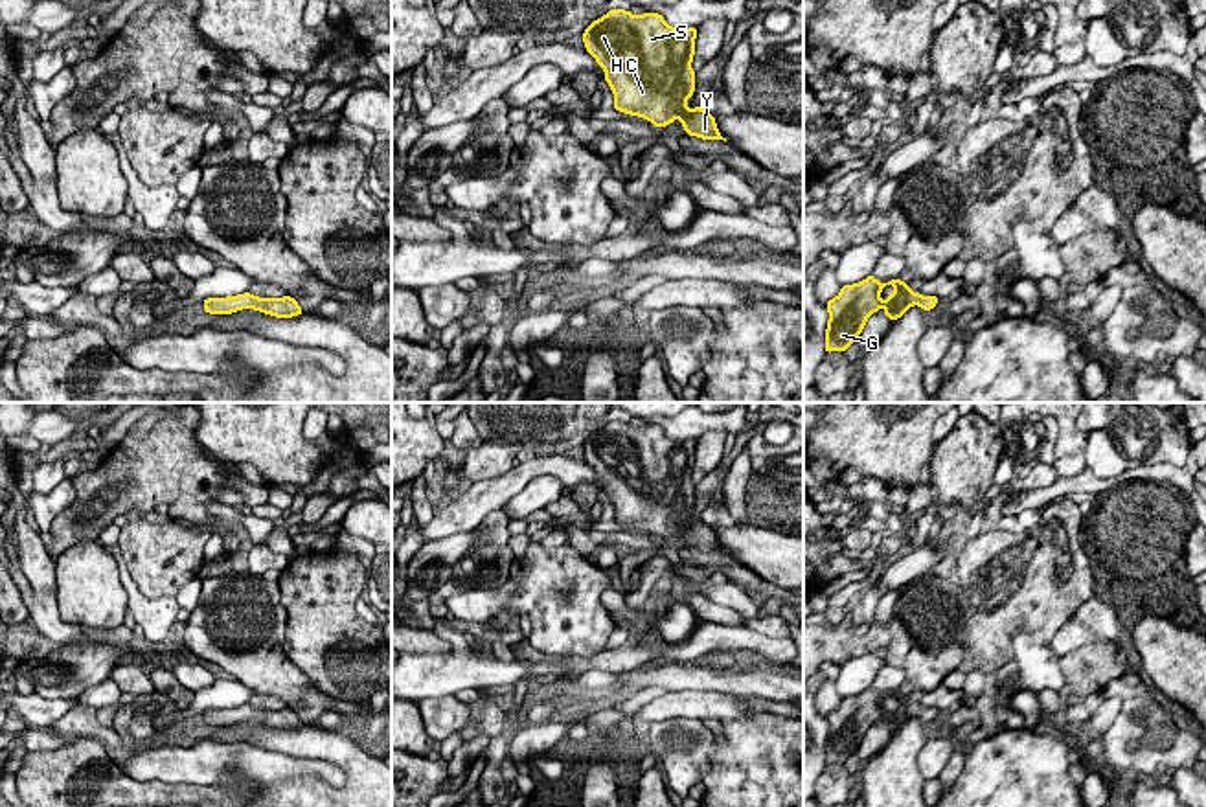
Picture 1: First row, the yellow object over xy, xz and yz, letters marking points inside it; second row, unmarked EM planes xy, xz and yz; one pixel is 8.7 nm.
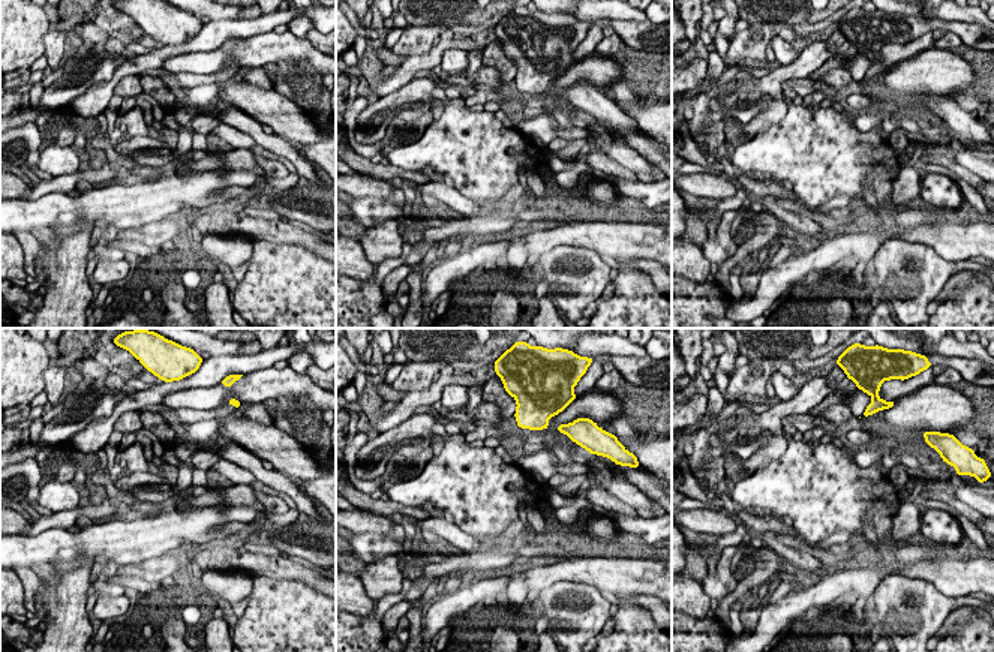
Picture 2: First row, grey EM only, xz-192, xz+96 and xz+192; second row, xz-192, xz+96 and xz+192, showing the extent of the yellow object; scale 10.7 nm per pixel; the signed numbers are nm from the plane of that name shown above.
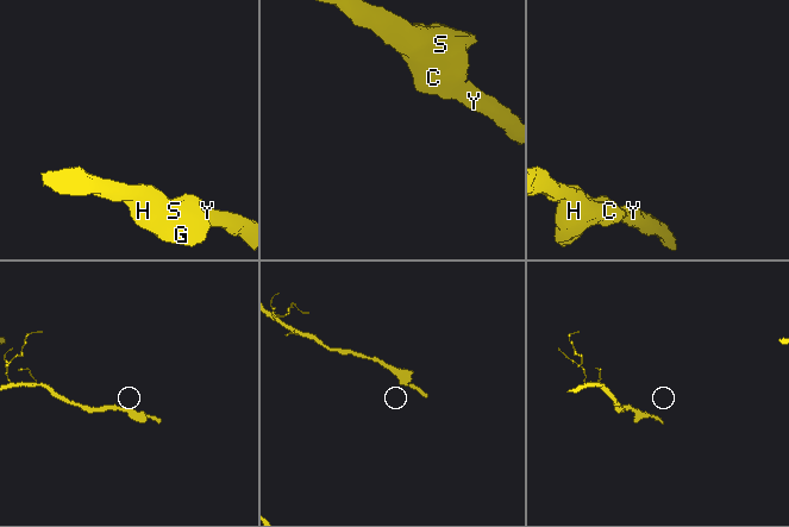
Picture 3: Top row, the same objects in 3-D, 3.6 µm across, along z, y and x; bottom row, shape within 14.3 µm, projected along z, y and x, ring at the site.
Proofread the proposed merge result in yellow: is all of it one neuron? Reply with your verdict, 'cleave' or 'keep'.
keep

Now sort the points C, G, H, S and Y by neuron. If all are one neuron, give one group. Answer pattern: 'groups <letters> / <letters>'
groups C G H S Y

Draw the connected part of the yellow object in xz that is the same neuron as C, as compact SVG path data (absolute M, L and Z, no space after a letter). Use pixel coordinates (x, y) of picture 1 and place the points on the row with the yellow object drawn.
M610 9L585 29L583 42L605 70L603 79L614 92L616 110L645 118L654 127L666 127L678 118L688 136L726 142L710 112L700 105L689 110L686 103L695 92L695 72L691 70L695 37L697 28L671 28L658 13L634 17L631 11Z

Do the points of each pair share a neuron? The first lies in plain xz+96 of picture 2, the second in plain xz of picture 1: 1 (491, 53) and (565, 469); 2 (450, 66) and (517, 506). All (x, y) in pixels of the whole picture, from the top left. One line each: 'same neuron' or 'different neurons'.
1: different neurons
2: same neuron

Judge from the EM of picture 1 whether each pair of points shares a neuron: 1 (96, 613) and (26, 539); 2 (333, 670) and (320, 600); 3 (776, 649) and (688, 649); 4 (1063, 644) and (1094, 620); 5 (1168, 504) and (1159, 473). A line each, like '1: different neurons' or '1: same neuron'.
1: different neurons
2: same neuron
3: same neuron
4: same neuron
5: different neurons

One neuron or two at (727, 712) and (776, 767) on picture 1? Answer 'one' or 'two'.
two

